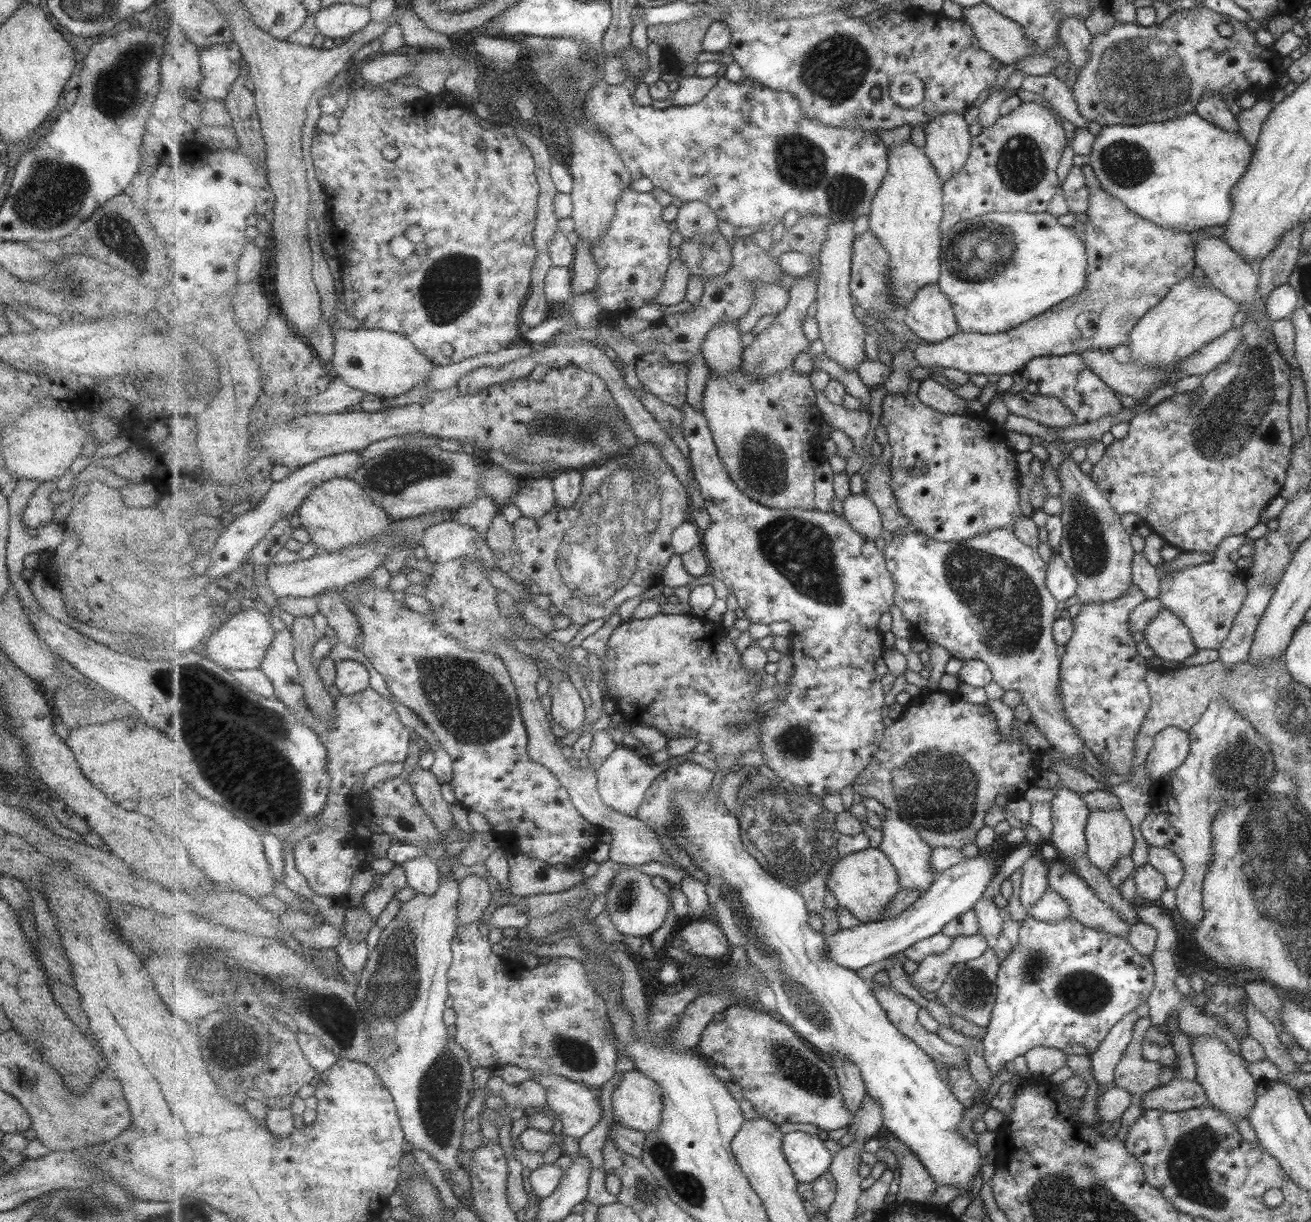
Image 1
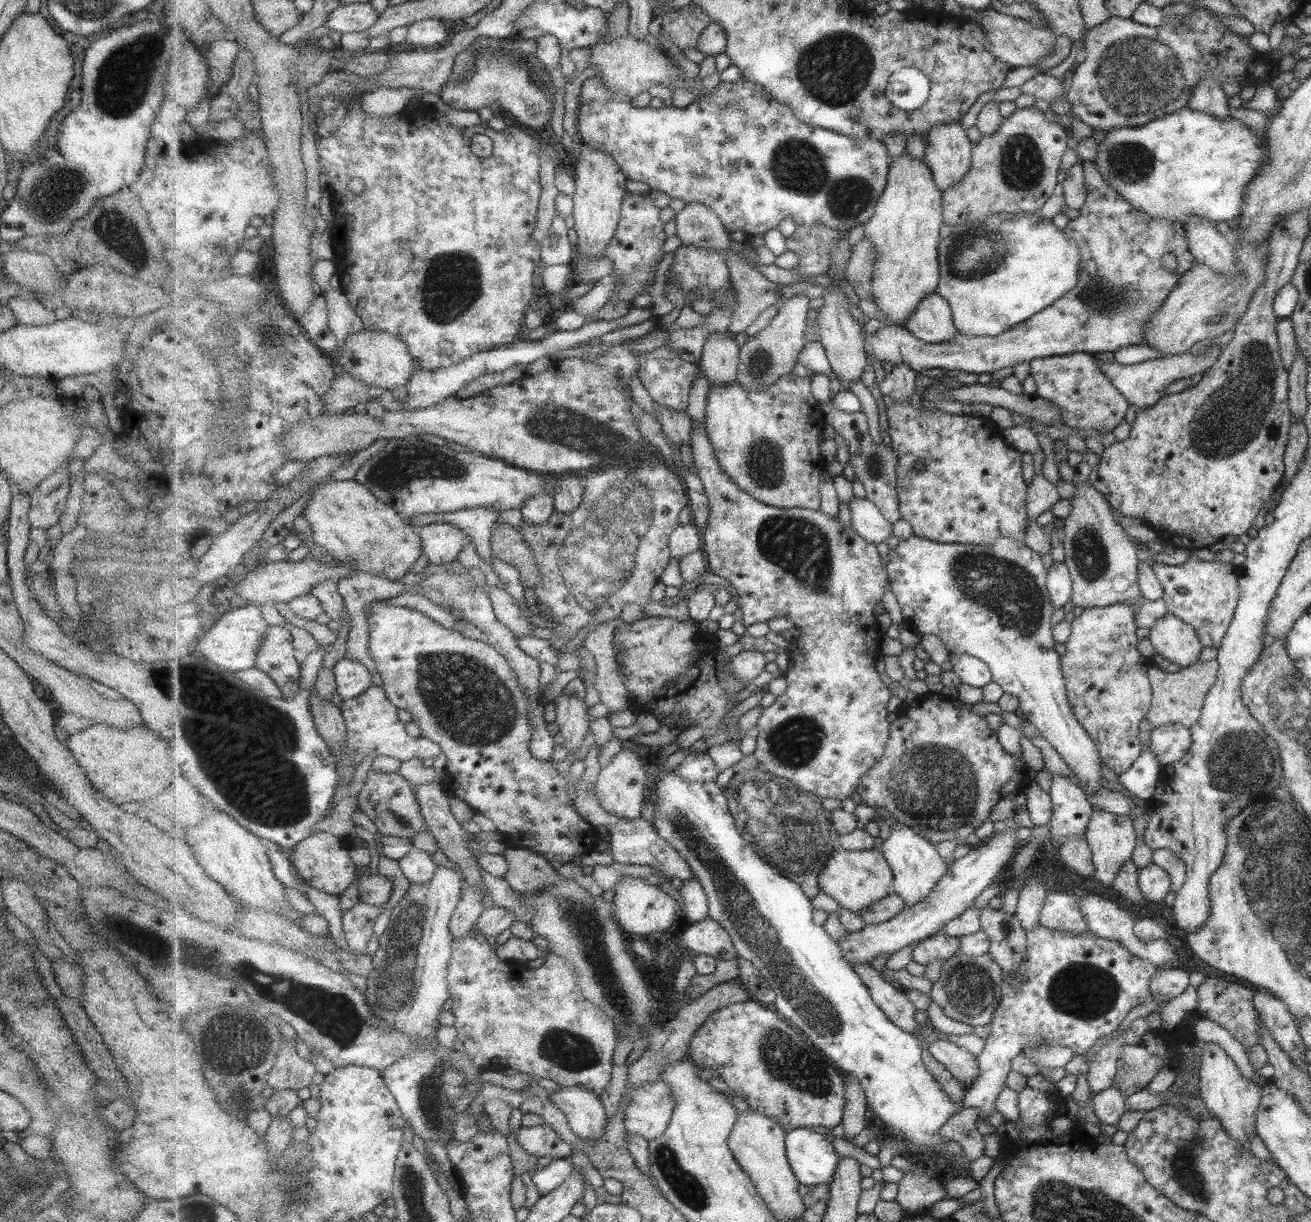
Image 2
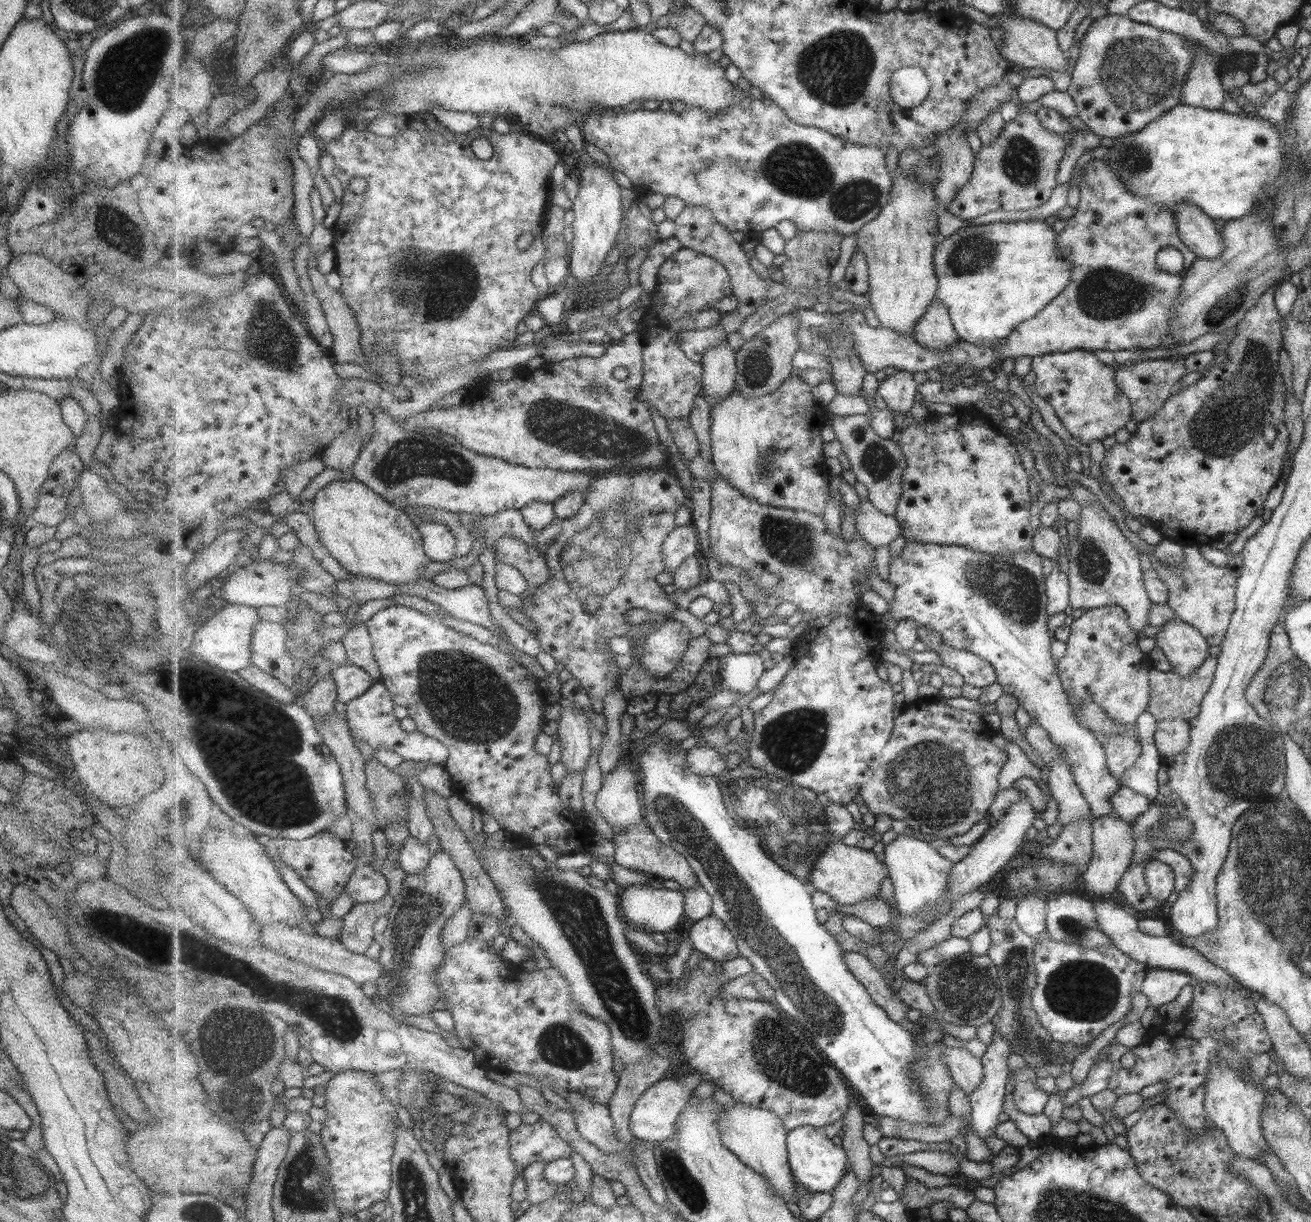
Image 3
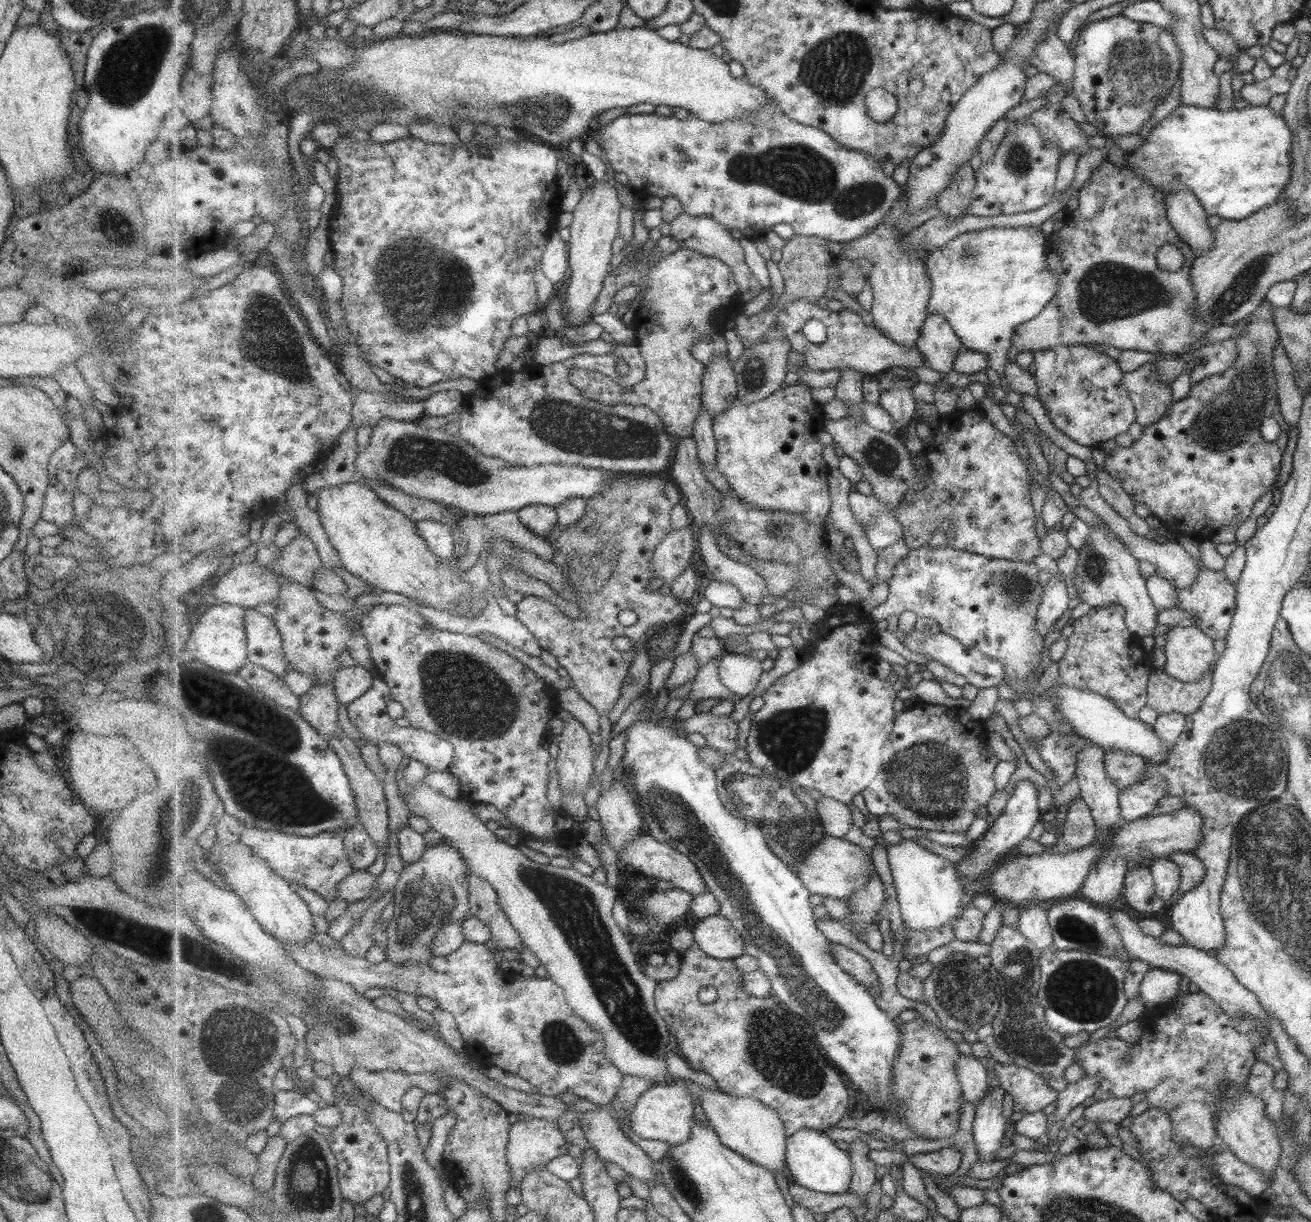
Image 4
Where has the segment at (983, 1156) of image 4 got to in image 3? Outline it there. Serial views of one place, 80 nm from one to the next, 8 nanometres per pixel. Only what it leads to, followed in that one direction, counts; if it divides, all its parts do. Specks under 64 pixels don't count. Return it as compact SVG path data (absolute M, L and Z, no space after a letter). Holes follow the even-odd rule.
M994 1030L991 1042L986 1046L985 1054L979 1059L983 1076L975 1090L969 1095L972 1106L971 1122L975 1134L981 1137L981 1140L993 1136L992 1129L999 1123L997 1116L999 1112L1002 1112L1005 1078L1009 1073L1007 1068L1009 1053L1010 1046L1007 1039L995 1033Z

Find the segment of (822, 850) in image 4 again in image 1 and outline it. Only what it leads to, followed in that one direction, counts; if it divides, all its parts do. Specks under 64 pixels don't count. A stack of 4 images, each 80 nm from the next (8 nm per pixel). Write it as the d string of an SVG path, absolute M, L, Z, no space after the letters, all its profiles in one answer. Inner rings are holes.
M871 847L842 858L830 872L829 891L838 904L848 908L861 923L885 921L886 910L902 889L900 876L891 859L879 848Z

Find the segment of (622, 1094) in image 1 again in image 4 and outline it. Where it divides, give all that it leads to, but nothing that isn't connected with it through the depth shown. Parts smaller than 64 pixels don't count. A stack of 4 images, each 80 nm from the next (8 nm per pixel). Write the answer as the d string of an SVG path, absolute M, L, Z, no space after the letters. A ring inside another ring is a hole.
M683 1080L674 1083L659 1083L651 1087L639 1099L630 1117L630 1128L641 1138L660 1140L666 1144L678 1145L685 1142L694 1124L695 1104L692 1090Z

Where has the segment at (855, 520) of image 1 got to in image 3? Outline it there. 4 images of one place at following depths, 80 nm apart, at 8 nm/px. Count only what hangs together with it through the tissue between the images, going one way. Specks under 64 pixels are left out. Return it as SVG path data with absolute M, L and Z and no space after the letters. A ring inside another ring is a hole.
M870 501L861 502L861 508L854 514L854 518L857 532L873 546L887 546L899 534L903 534L899 520L884 514Z

